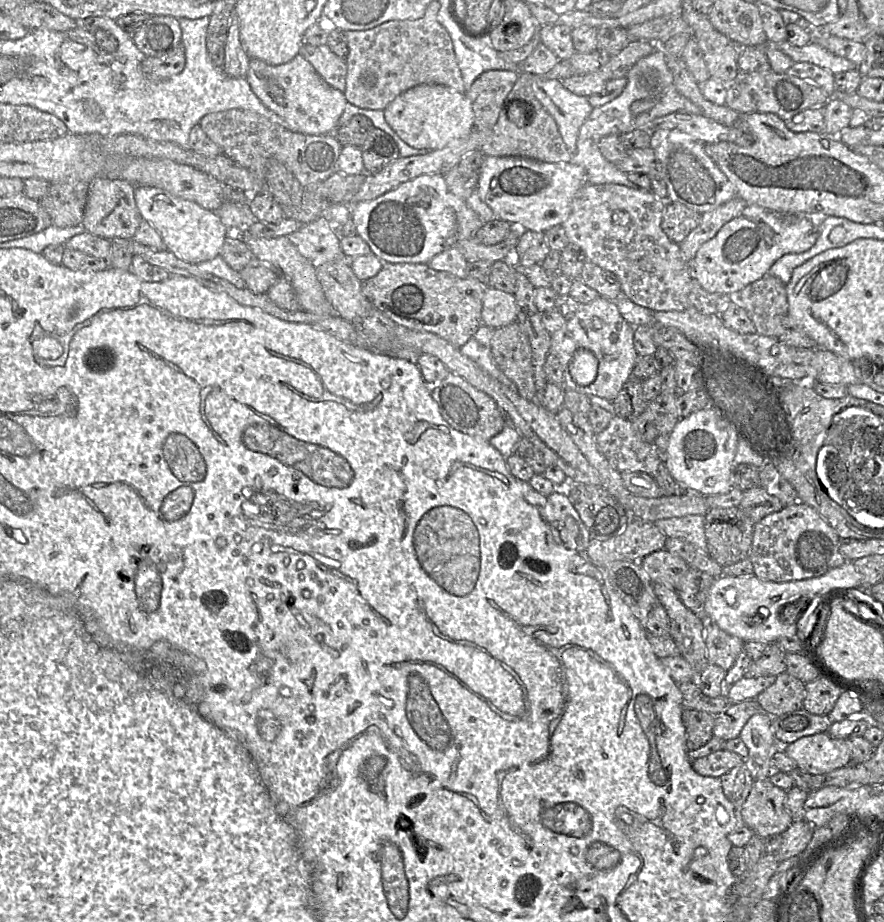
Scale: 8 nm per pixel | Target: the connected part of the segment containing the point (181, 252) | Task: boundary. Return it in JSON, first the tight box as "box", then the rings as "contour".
{"box":[134,187,227,264],"contour":[[[136,187],[134,196],[143,220],[159,232],[166,249],[177,258],[199,264],[221,255],[227,238],[227,228],[216,212],[157,187]]]}

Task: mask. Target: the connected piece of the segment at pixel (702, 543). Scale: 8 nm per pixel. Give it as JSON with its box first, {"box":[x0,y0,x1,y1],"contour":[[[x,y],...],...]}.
{"box":[654,515,708,554],"contour":[[[686,515],[661,519],[654,522],[654,524],[667,537],[685,540],[708,554],[704,515]]]}

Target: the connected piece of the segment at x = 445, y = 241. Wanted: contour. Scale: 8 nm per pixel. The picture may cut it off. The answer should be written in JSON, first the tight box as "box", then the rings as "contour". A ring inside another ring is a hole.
{"box":[350,174,484,263],"contour":[[[423,174],[369,201],[350,204],[357,234],[384,263],[428,262],[465,239],[484,224],[466,201],[454,195],[442,174]]]}

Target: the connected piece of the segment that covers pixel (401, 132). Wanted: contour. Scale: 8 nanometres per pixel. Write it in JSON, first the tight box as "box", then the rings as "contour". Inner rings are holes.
{"box":[384,84,474,149],"contour":[[[437,84],[415,86],[391,101],[384,109],[384,118],[398,137],[416,149],[440,149],[452,141],[468,135],[474,128],[474,112],[465,93]]]}

